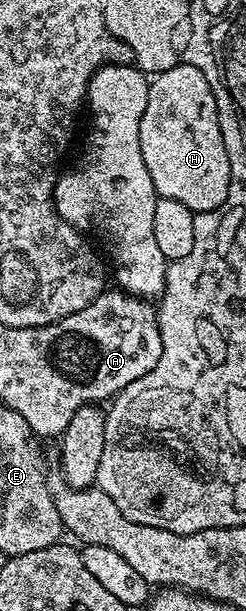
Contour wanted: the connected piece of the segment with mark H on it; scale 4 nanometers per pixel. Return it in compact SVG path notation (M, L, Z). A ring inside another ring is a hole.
M176 64L172 69L157 72L150 79L148 106L140 117L140 153L144 153L144 165L148 165L148 177L163 199L180 201L192 212L214 211L228 197L230 171L229 157L217 120L216 99L208 81L200 69L190 64Z

